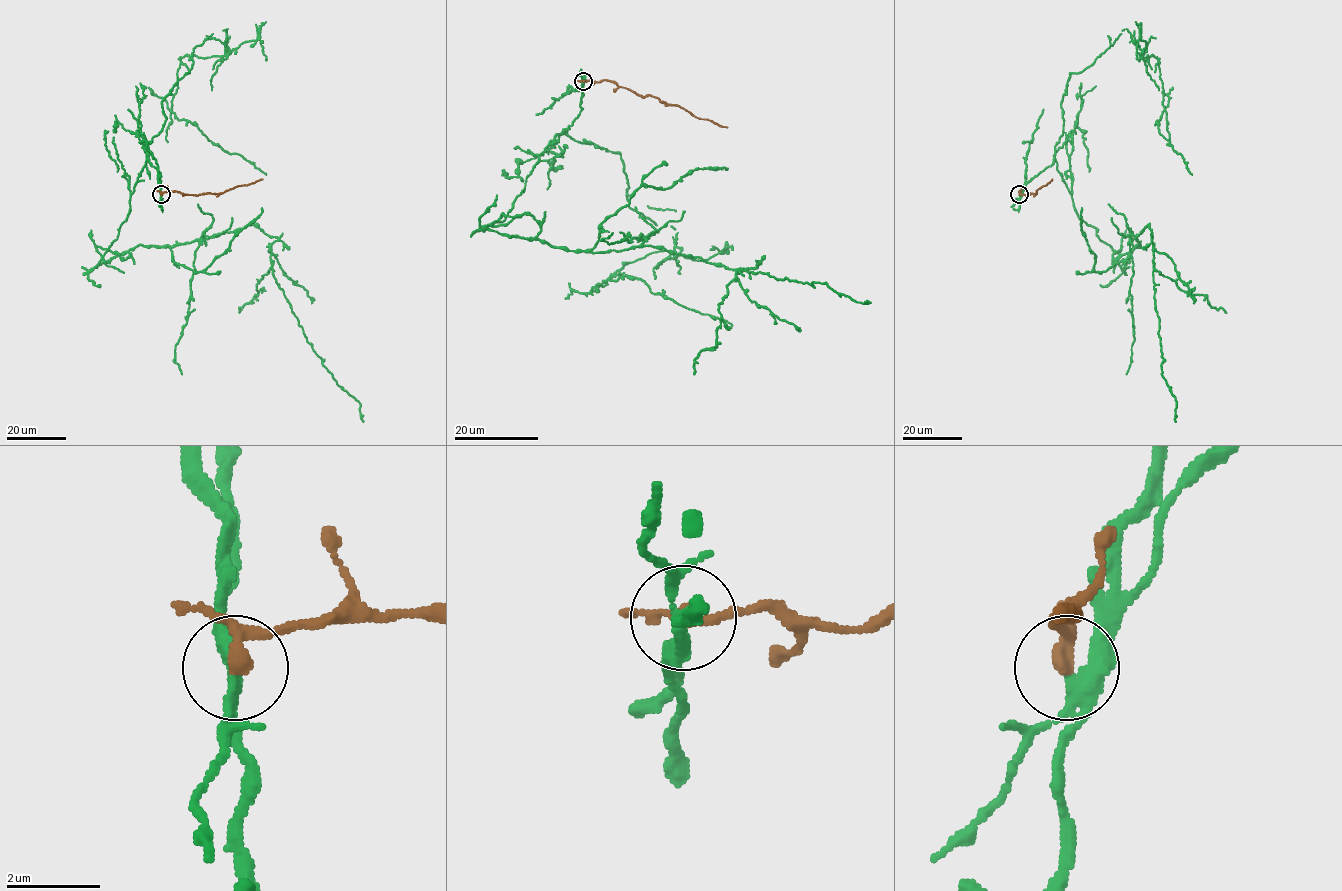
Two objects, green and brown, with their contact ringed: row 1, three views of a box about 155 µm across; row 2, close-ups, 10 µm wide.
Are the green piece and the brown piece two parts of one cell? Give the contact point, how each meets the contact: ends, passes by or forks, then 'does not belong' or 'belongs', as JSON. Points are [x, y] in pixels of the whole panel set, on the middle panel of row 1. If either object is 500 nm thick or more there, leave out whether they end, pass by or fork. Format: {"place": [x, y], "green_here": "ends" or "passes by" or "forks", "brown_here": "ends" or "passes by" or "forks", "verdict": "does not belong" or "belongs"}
{"place": [583, 81], "green_here": "forks", "brown_here": "passes by", "verdict": "does not belong"}

